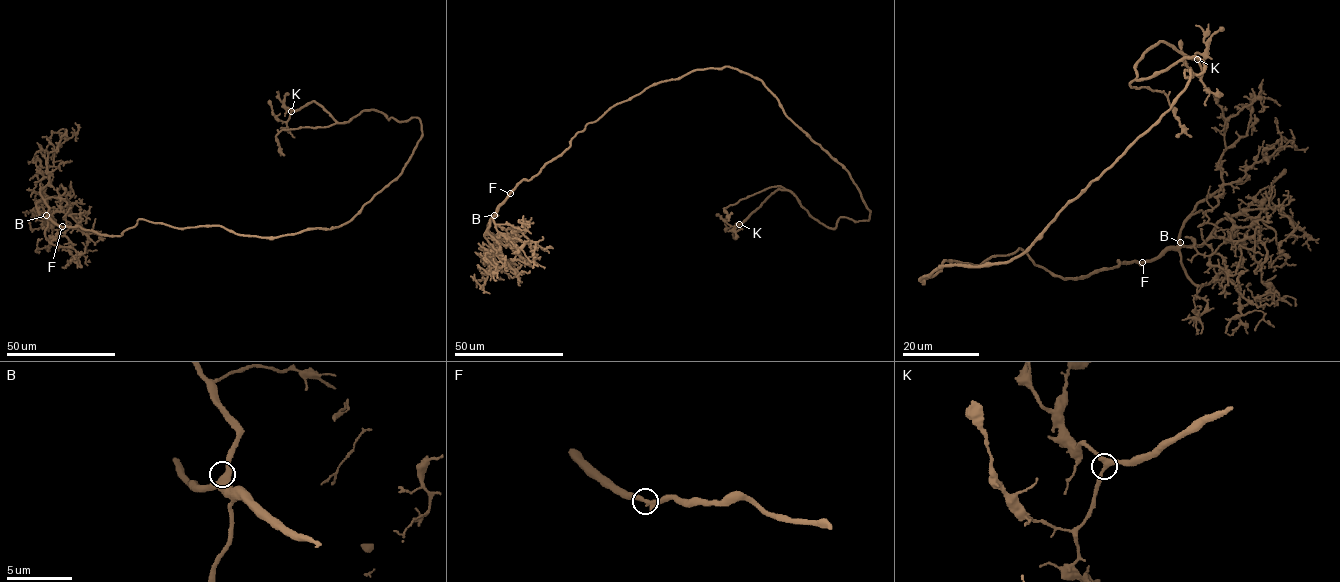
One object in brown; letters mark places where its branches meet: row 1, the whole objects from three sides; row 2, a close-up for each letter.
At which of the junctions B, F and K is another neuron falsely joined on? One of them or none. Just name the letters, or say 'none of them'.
none of them

